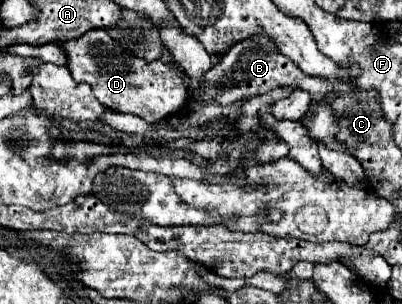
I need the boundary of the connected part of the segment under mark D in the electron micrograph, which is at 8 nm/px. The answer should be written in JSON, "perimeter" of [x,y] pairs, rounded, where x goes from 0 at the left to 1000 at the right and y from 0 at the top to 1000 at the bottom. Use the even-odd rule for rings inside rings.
{"perimeter":[[[226,95],[197,128],[157,135],[152,161],[177,253],[201,273],[221,273],[236,319],[276,365],[326,372],[381,405],[440,372],[465,326],[460,240],[445,214],[420,214],[400,194],[366,207],[326,168],[301,161],[301,148],[281,148],[281,122],[271,122],[266,95]]]}

